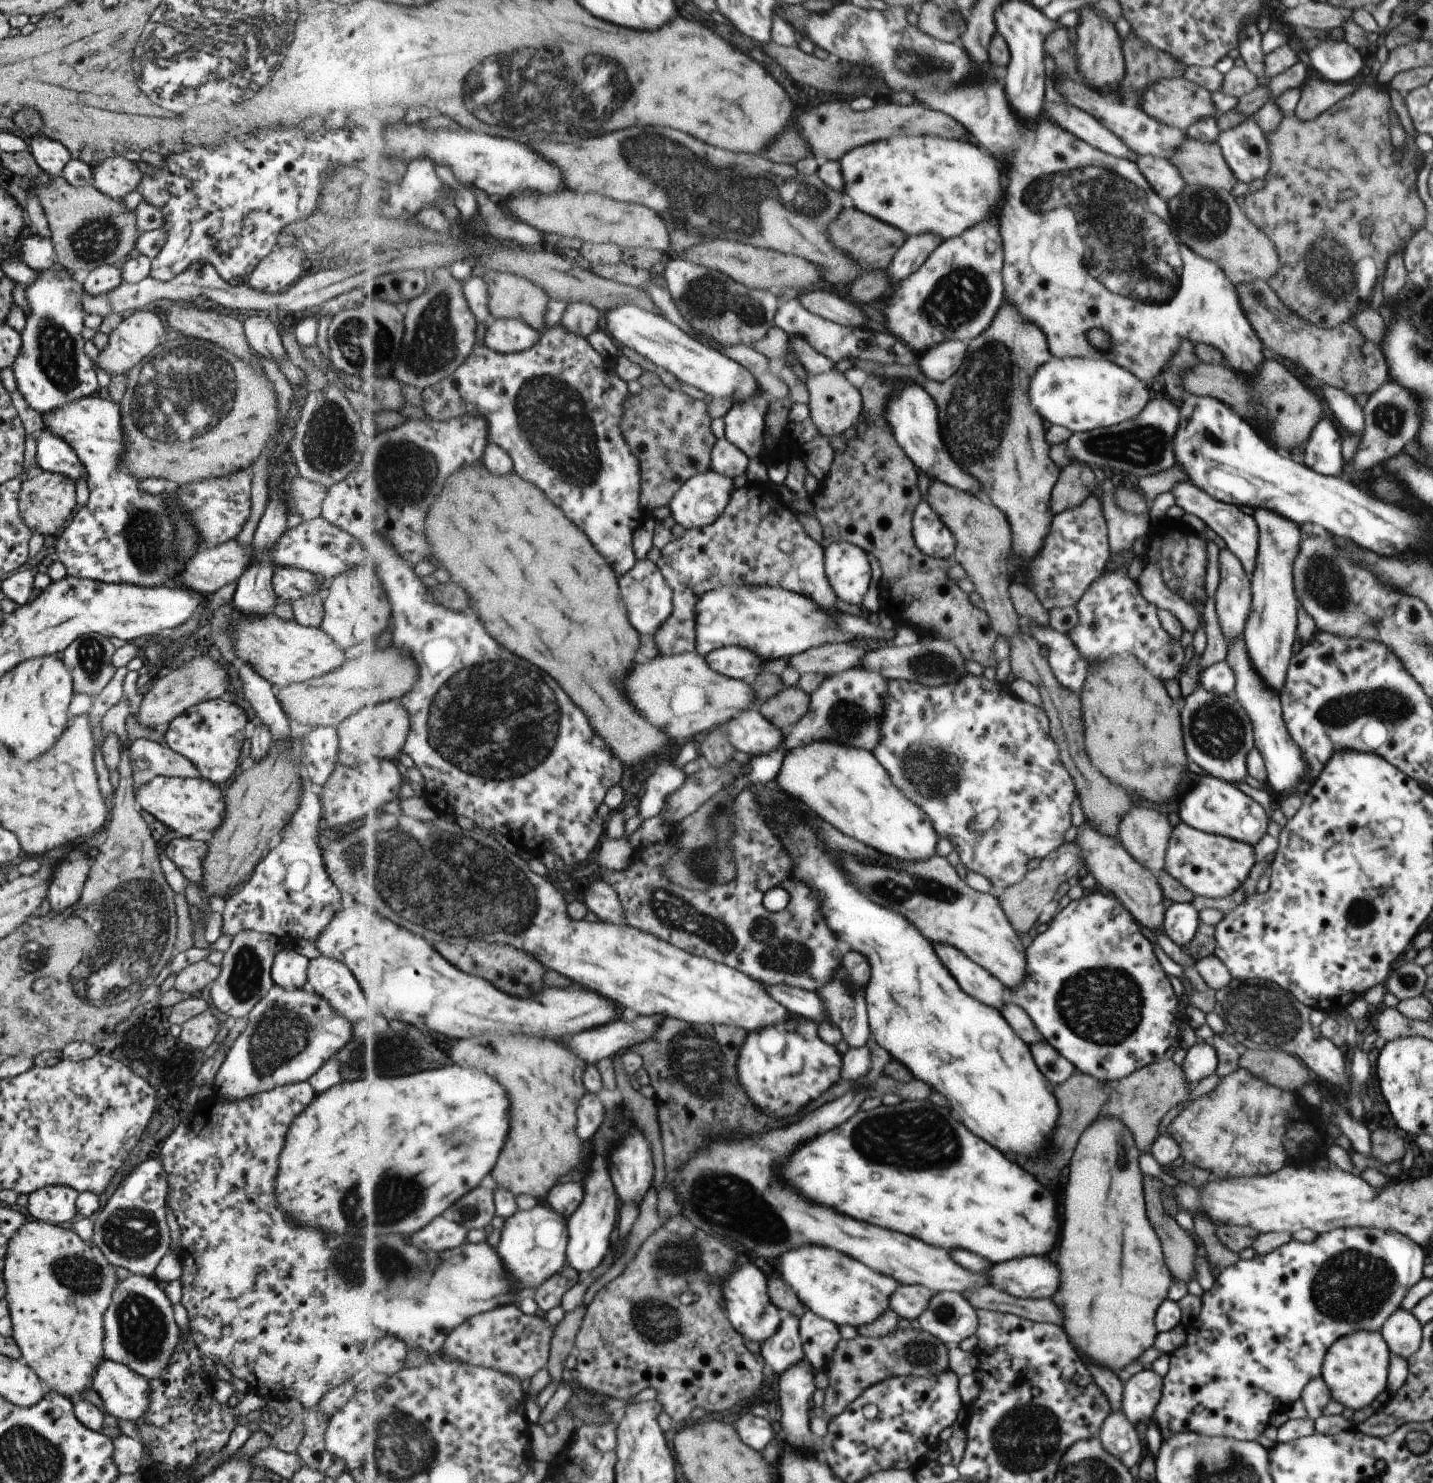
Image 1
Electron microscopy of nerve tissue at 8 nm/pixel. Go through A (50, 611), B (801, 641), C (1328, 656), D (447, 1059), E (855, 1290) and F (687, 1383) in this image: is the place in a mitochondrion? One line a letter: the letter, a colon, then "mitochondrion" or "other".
A: other
B: other
C: other
D: other
E: other
F: other

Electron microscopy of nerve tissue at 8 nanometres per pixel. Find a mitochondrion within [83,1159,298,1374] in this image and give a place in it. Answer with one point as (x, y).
(141, 1326)

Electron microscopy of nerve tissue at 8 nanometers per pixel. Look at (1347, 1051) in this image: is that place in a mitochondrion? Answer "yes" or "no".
no

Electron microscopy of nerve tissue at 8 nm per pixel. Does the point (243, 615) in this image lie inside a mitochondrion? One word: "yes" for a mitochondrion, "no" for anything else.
no

